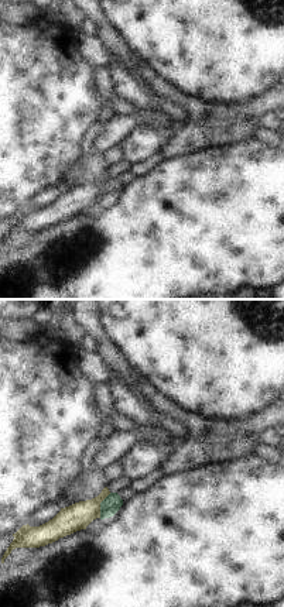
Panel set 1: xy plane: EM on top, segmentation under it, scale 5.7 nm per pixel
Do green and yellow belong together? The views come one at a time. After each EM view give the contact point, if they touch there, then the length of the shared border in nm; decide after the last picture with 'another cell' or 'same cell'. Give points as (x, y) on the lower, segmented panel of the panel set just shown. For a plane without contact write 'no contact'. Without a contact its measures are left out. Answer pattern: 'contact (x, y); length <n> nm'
contact (101, 506); length 160 nm

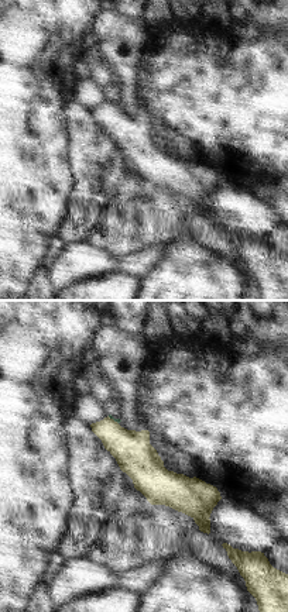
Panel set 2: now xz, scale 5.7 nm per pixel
contact (113, 419); length 80 nm

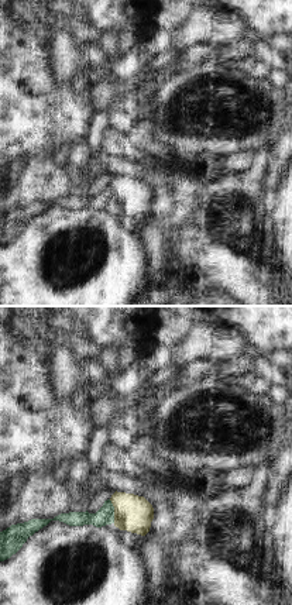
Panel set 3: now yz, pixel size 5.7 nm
contact (113, 511); length 140 nm

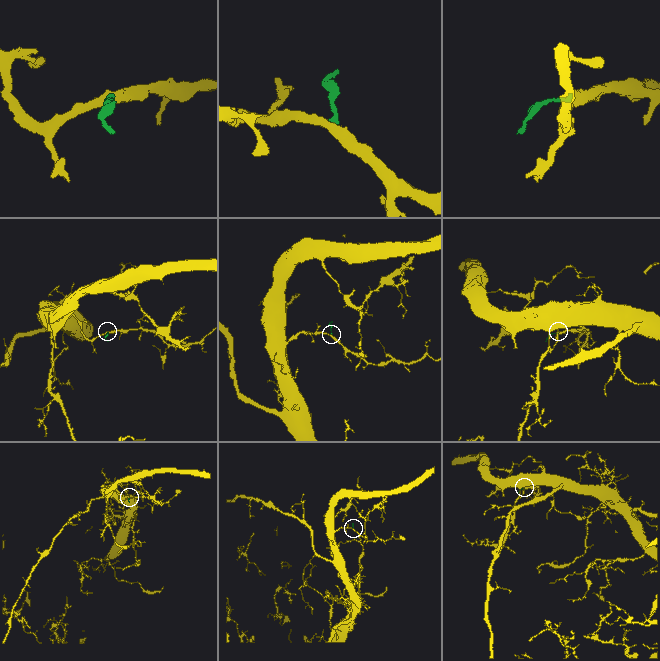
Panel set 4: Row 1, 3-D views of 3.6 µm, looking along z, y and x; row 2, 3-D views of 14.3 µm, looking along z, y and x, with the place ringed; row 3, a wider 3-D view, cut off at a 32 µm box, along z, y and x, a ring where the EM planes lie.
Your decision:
same cell

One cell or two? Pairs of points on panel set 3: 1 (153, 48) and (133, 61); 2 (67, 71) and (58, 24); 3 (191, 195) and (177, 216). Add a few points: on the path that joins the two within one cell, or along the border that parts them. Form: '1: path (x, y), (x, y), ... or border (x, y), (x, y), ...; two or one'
1: path (148, 48), (137, 59); one
2: path (65, 59), (61, 35); one
3: path (185, 200), (177, 210); one

